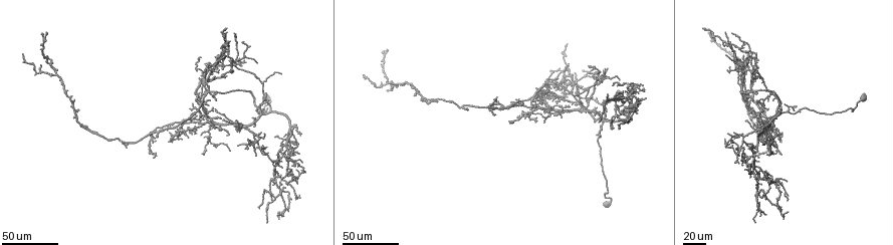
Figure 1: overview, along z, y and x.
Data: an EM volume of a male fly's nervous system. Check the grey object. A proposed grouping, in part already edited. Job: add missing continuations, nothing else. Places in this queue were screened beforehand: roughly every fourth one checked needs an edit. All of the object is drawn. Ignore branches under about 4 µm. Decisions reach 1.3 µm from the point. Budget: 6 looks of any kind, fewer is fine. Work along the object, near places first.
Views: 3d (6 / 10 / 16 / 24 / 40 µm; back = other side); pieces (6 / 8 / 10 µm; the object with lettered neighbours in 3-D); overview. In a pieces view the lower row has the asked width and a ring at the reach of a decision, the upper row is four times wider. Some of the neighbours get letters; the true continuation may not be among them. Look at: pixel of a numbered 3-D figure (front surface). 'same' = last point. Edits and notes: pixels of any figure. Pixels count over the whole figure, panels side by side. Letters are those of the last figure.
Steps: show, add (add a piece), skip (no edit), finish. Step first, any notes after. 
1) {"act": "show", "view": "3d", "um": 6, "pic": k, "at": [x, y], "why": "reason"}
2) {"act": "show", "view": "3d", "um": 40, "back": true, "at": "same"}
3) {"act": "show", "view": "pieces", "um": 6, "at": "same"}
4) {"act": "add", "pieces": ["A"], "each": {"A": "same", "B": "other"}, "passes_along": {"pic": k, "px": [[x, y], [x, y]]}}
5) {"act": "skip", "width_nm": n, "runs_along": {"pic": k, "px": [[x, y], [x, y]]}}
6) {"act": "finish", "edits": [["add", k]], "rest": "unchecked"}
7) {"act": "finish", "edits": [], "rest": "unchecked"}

{"act": "show", "view": "3d", "um": 24, "pic": 1, "at": [35, 74]}

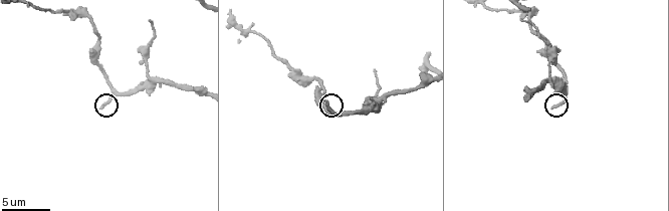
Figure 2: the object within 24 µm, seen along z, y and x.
{"act": "show", "view": "pieces", "um": 10, "pic": 2, "at": [327, 101]}

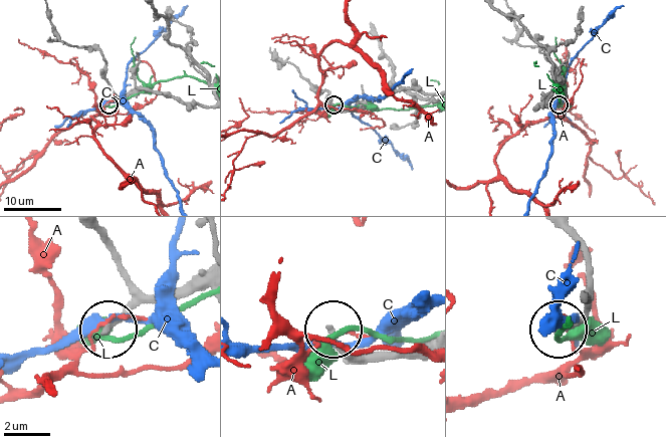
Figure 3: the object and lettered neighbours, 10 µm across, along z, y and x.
{"act": "skip", "each": {"A": "other", "C": "other", "L": "other"}, "runs_along": {"pic": 3, "px": [[200, 285], [137, 299], [107, 332]]}, "found": "no lettered piece goes on from it"}

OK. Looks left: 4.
{"act": "show", "view": "3d", "um": 24, "pic": 1, "at": [766, 120], "why": "free end"}

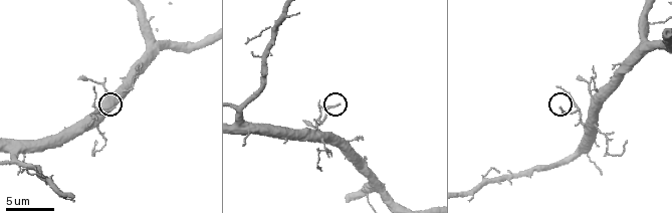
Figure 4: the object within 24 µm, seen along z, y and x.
{"act": "show", "view": "pieces", "um": 10, "pic": 4, "at": [561, 108], "why": "what lies round it"}

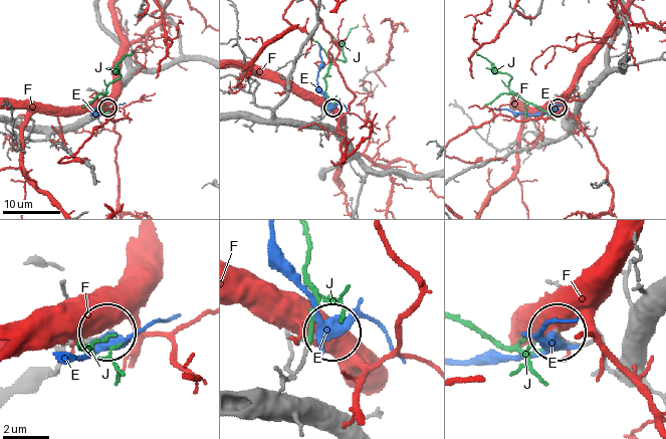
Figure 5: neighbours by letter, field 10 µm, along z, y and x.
{"act": "skip", "each": {"E": "other", "F": "other", "J": "other"}, "found": "no lettered piece goes on from it"}

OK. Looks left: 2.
{"act": "show", "view": "3d", "um": 24, "pic": 1, "at": [633, 96], "why": "an open end"}

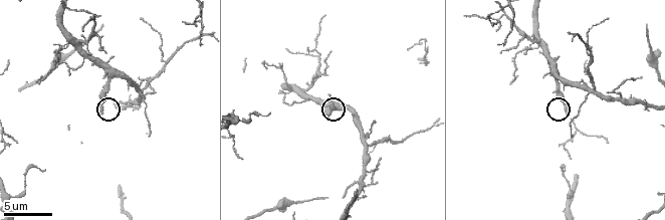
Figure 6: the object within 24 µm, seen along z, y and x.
{"act": "show", "view": "pieces", "um": 10, "pic": 6, "at": [568, 111]}

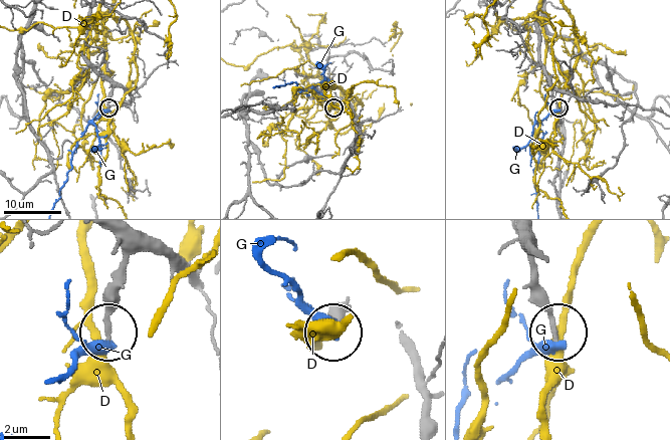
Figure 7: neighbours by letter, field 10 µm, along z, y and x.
{"act": "skip", "width_nm": 240, "each": {"D": "other", "G": "other"}, "found": "no lettered piece goes on from it"}

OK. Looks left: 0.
{"act": "finish", "edits": [], "rest": "unchecked"}

